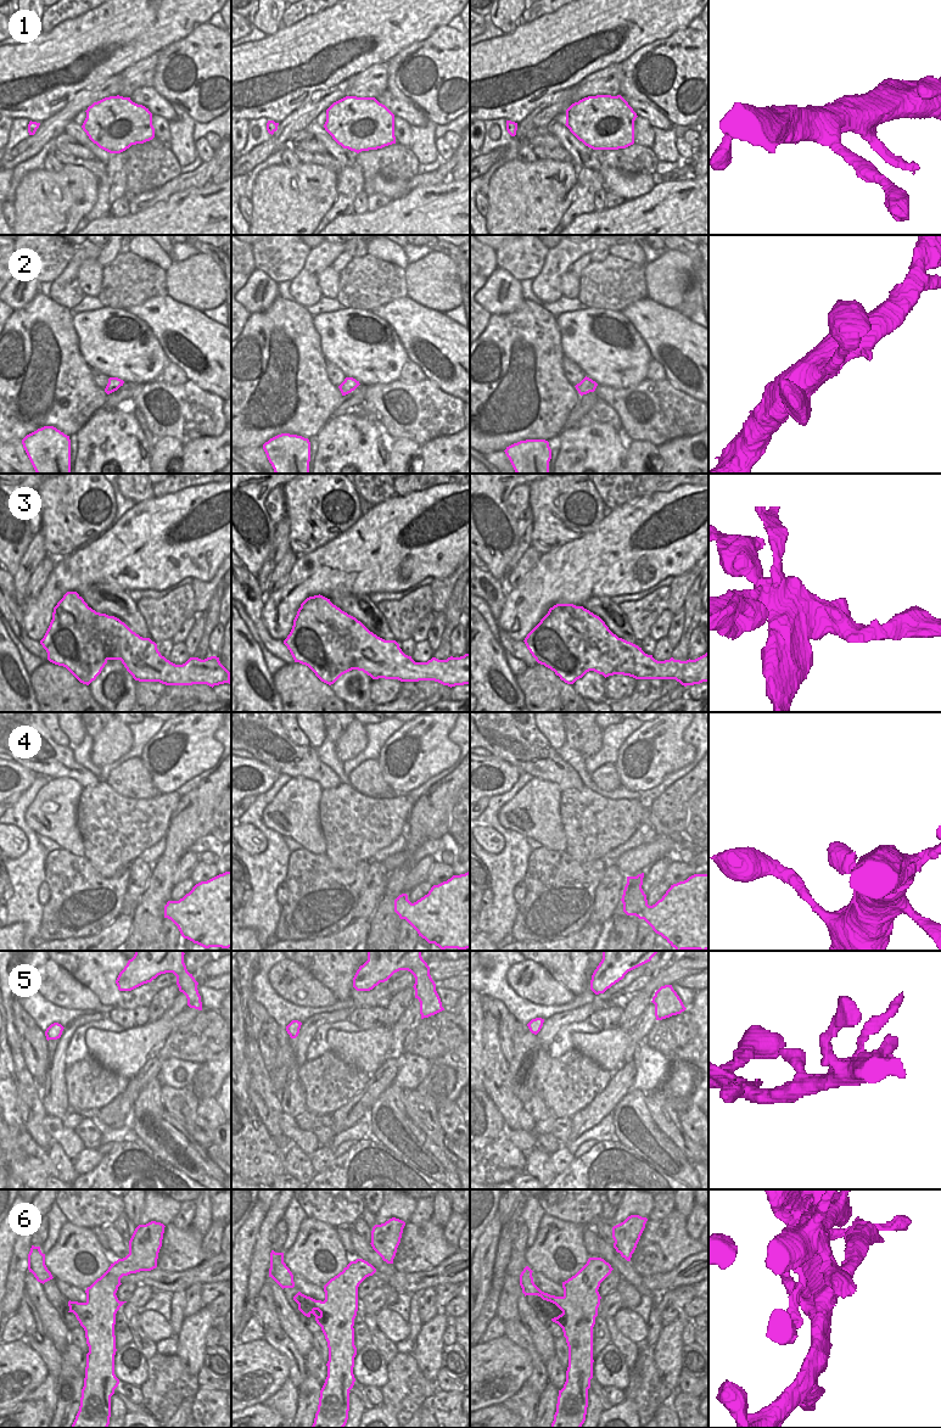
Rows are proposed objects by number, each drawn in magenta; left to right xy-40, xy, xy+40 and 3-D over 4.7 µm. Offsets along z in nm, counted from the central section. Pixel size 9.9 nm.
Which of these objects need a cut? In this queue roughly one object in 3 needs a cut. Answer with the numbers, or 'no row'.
1, 3

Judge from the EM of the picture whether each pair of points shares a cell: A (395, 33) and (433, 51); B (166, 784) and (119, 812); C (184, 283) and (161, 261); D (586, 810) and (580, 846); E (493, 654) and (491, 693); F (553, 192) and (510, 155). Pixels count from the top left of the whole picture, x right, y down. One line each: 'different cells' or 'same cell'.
A: different cells
B: different cells
C: different cells
D: same cell
E: same cell
F: different cells

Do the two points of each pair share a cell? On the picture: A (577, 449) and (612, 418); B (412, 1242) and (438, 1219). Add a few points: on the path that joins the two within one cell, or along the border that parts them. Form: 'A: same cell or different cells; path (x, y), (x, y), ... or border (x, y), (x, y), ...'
A: different cells; border (578, 425), (610, 424), (617, 431)
B: different cells; border (430, 1220), (443, 1227)

